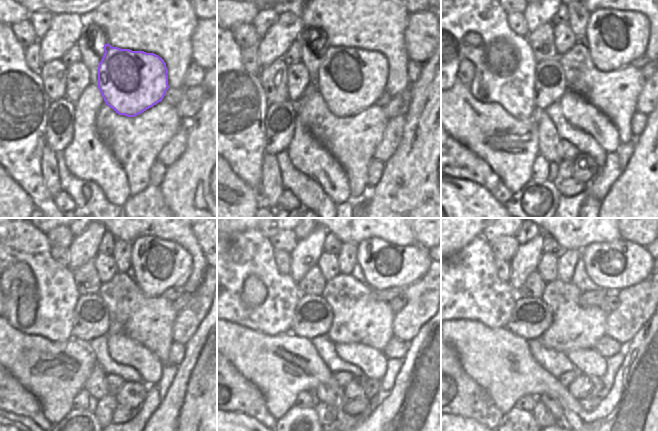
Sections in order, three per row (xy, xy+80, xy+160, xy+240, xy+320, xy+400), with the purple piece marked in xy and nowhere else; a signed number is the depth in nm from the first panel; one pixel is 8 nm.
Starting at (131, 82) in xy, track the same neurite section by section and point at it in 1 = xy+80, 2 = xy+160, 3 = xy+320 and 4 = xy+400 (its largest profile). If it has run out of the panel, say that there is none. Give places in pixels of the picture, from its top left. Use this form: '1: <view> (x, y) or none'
1: xy+80 (350, 80)
2: xy+160 (622, 41)
3: xy+320 (399, 266)
4: xy+400 (623, 264)

